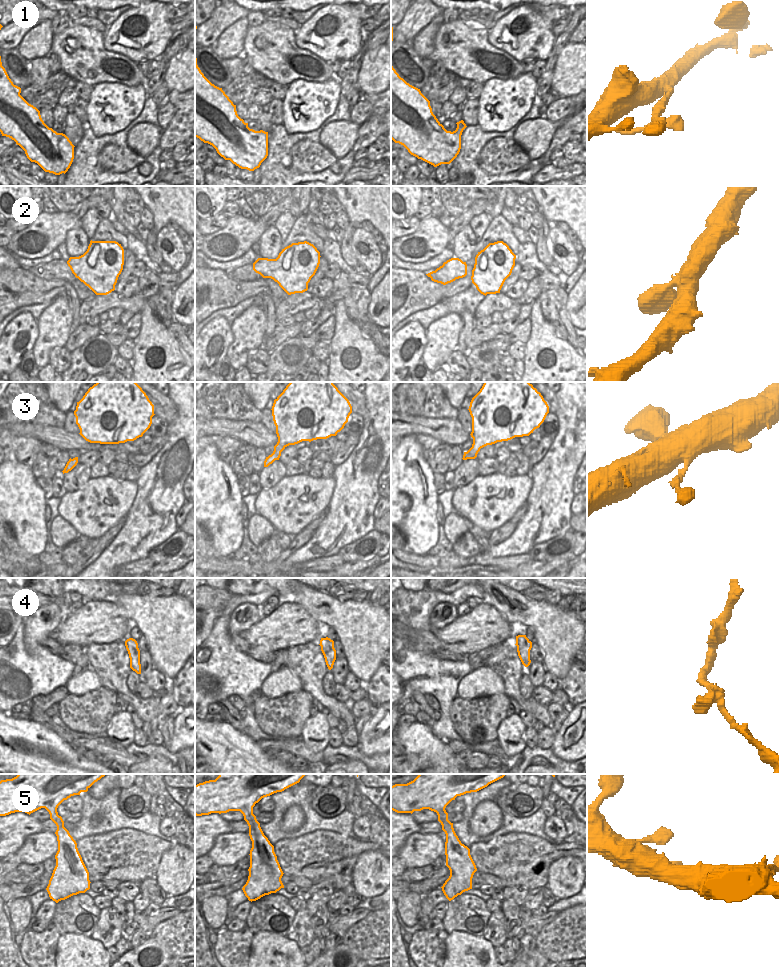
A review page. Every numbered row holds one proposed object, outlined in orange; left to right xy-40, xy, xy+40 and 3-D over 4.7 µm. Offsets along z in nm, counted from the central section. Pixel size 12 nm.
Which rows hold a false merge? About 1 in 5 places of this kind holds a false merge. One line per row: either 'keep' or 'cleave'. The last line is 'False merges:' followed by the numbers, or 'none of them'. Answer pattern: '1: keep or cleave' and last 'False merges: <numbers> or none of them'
1: keep
2: keep
3: keep
4: keep
5: keep
False merges: none of them

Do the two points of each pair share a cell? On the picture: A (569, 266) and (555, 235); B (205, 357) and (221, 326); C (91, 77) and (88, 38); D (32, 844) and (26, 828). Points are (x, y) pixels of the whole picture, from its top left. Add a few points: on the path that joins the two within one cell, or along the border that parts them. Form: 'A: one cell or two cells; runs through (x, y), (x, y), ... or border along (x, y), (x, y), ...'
A: one cell; runs through (569, 258), (571, 252), (563, 243)
B: one cell; runs through (206, 349), (208, 340), (213, 334)
C: one cell; runs through (91, 67), (88, 61), (88, 48)
D: two cells; border along (41, 831), (30, 834), (15, 852)

